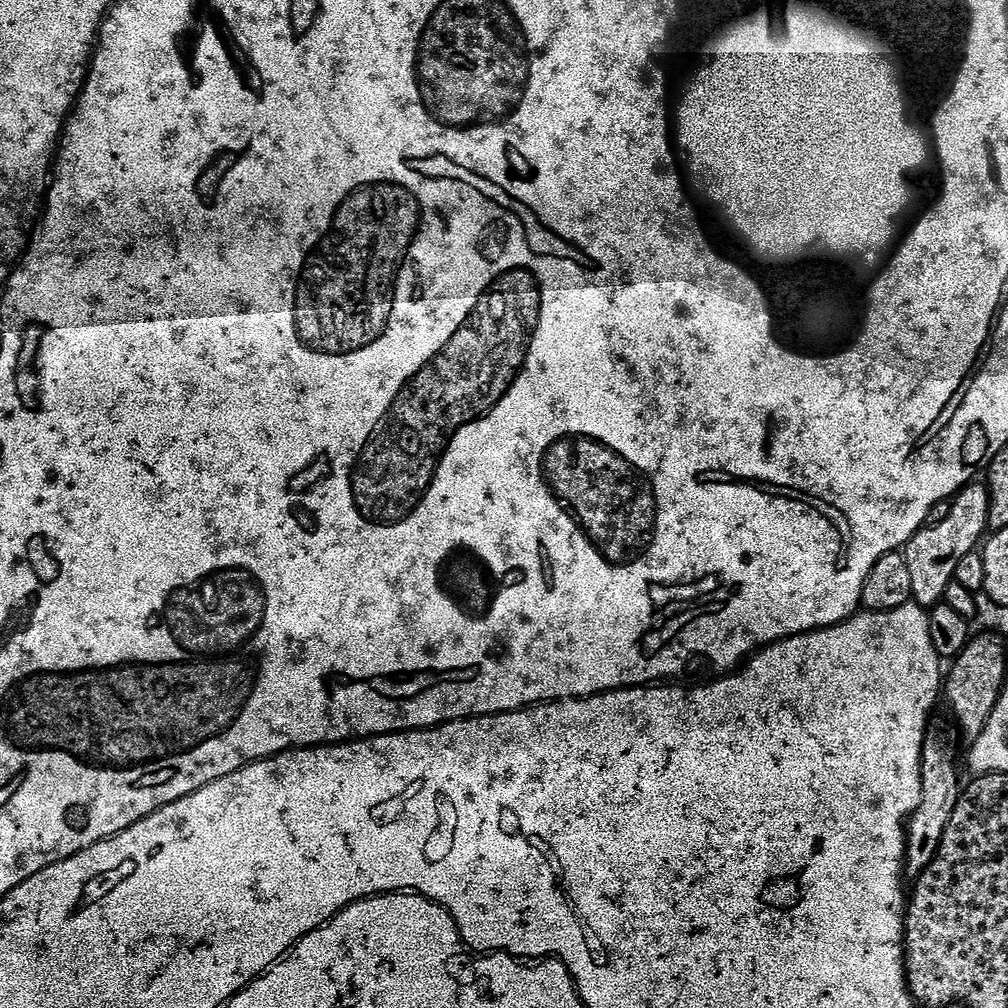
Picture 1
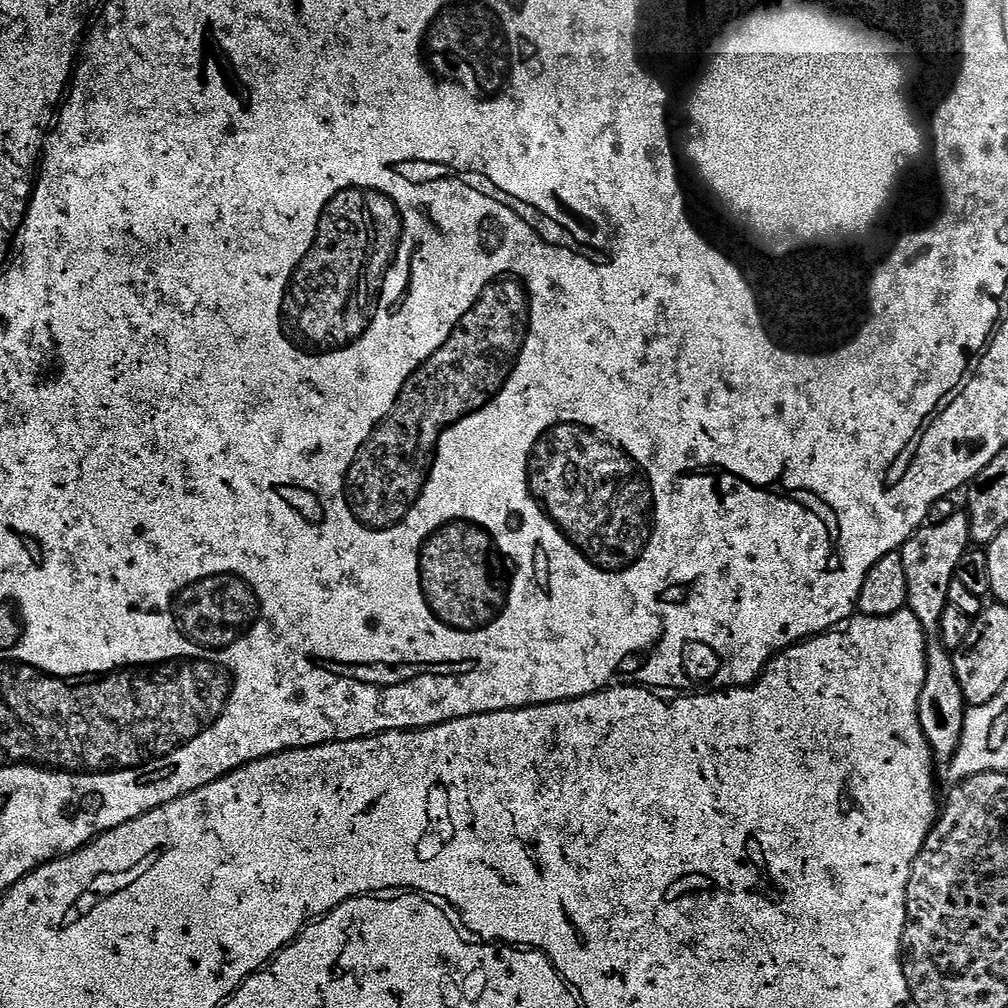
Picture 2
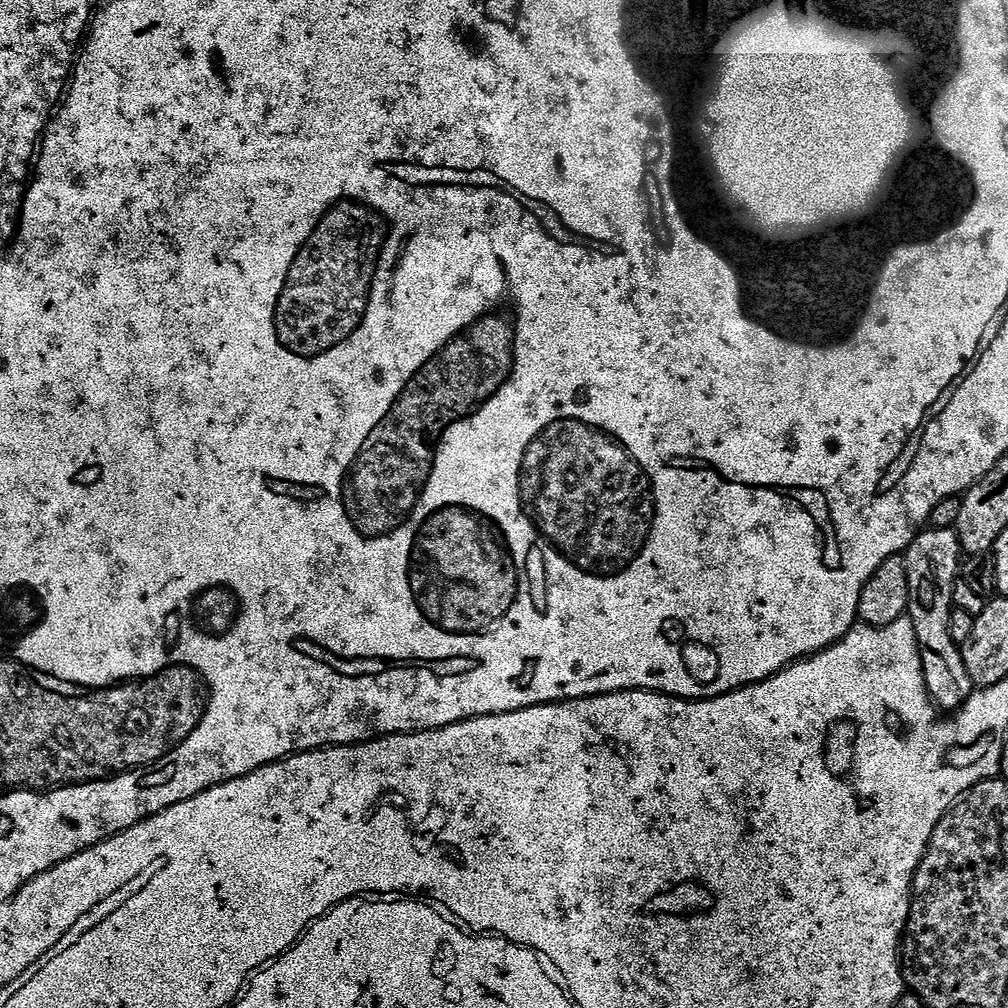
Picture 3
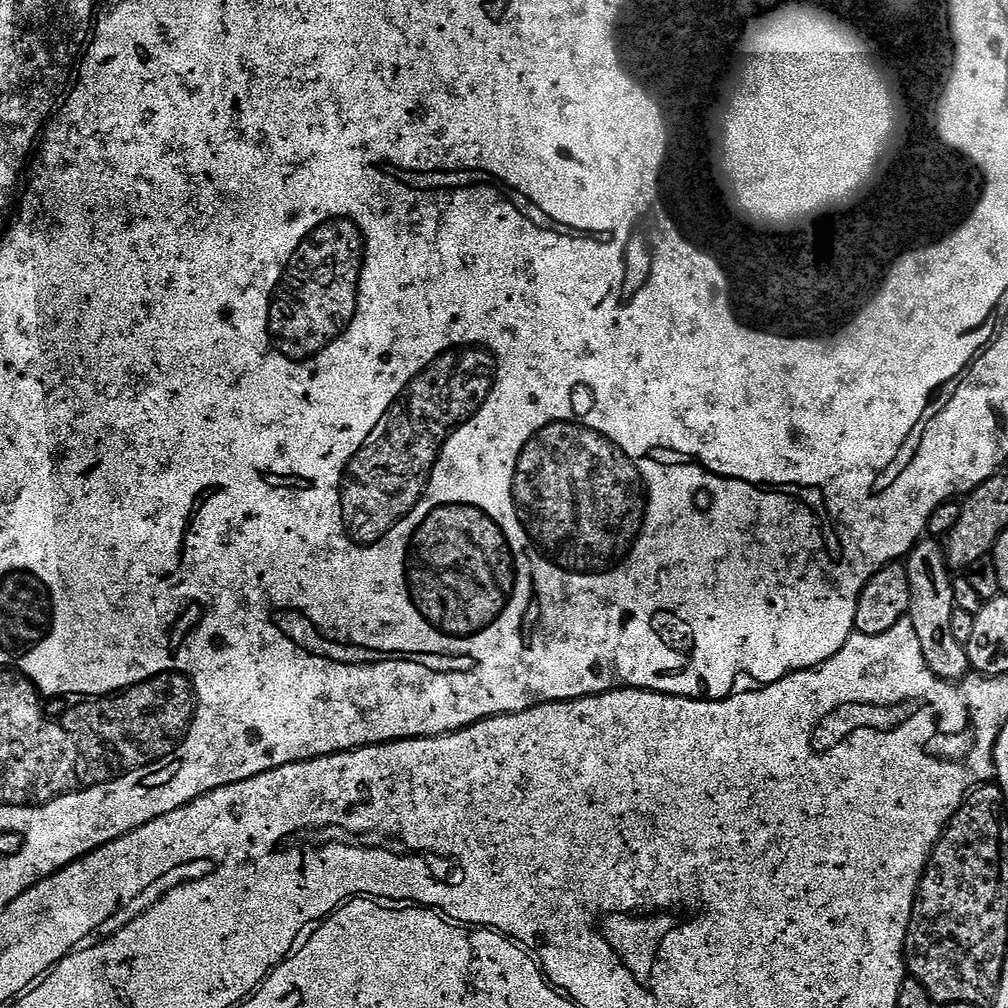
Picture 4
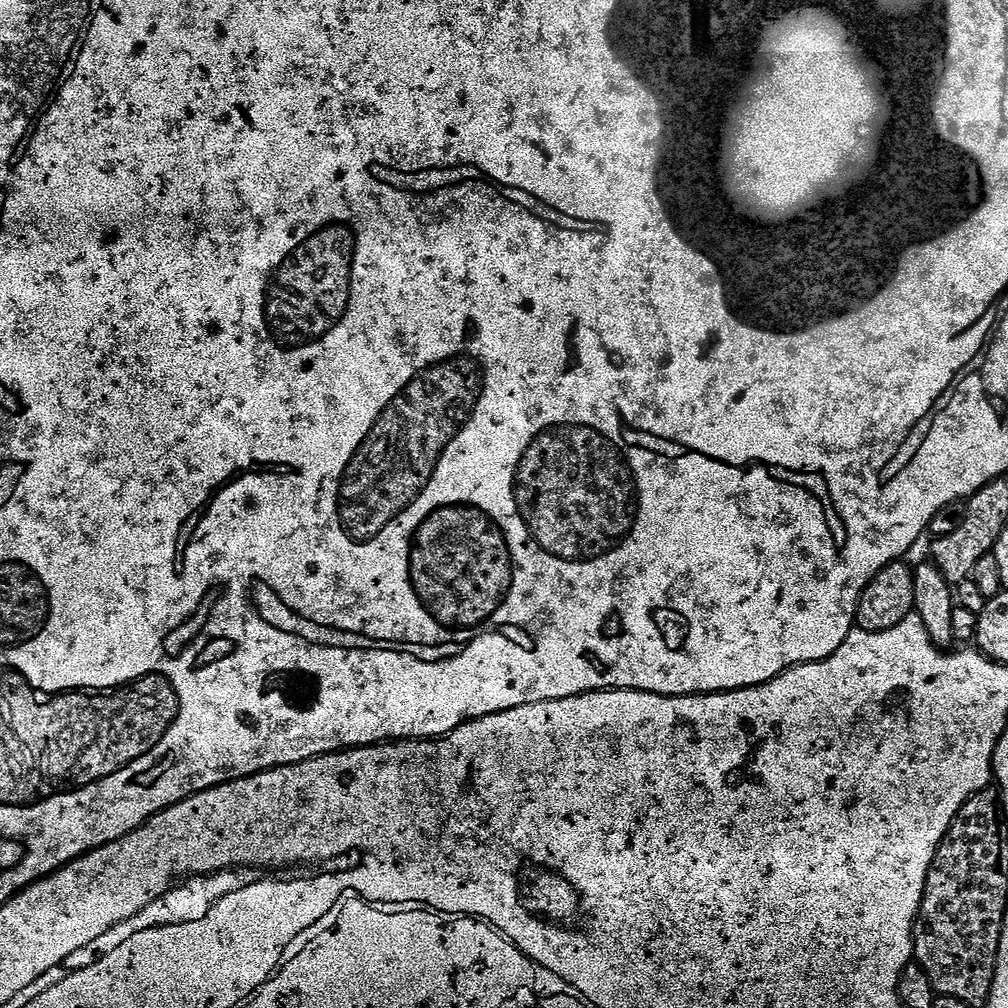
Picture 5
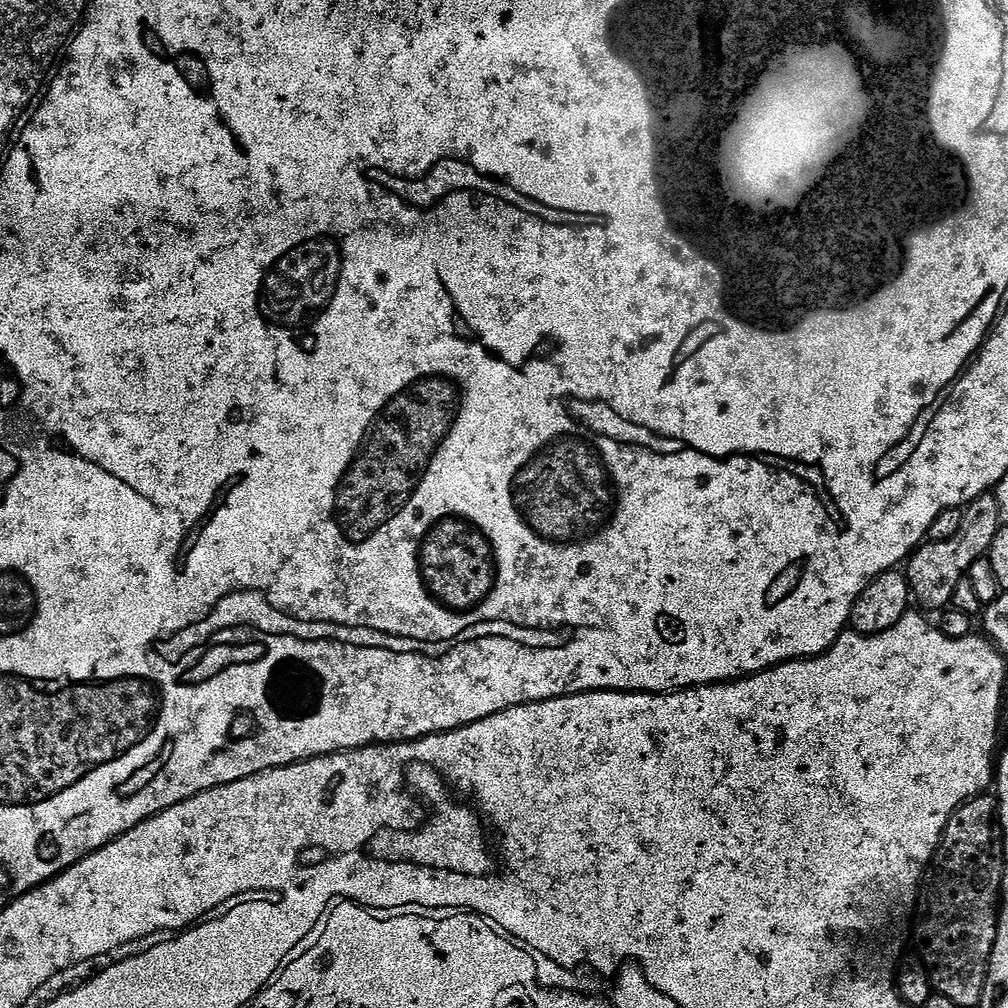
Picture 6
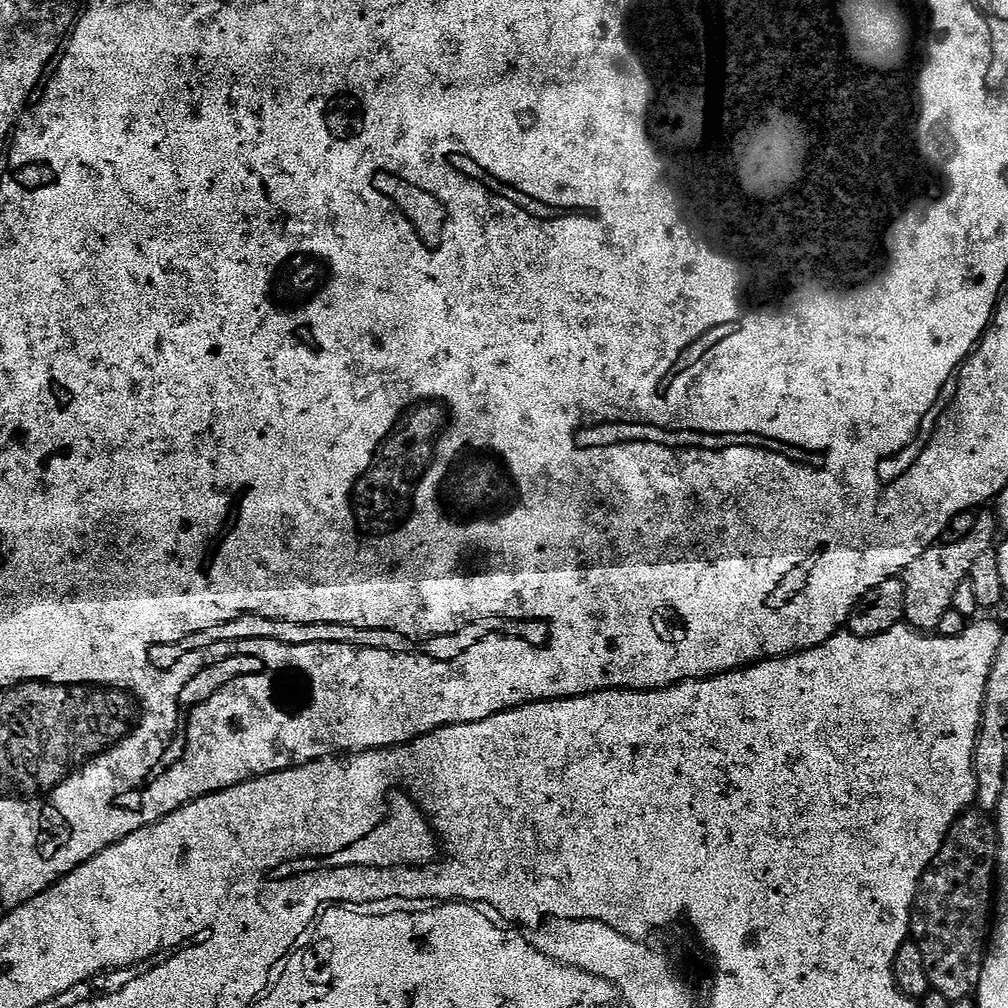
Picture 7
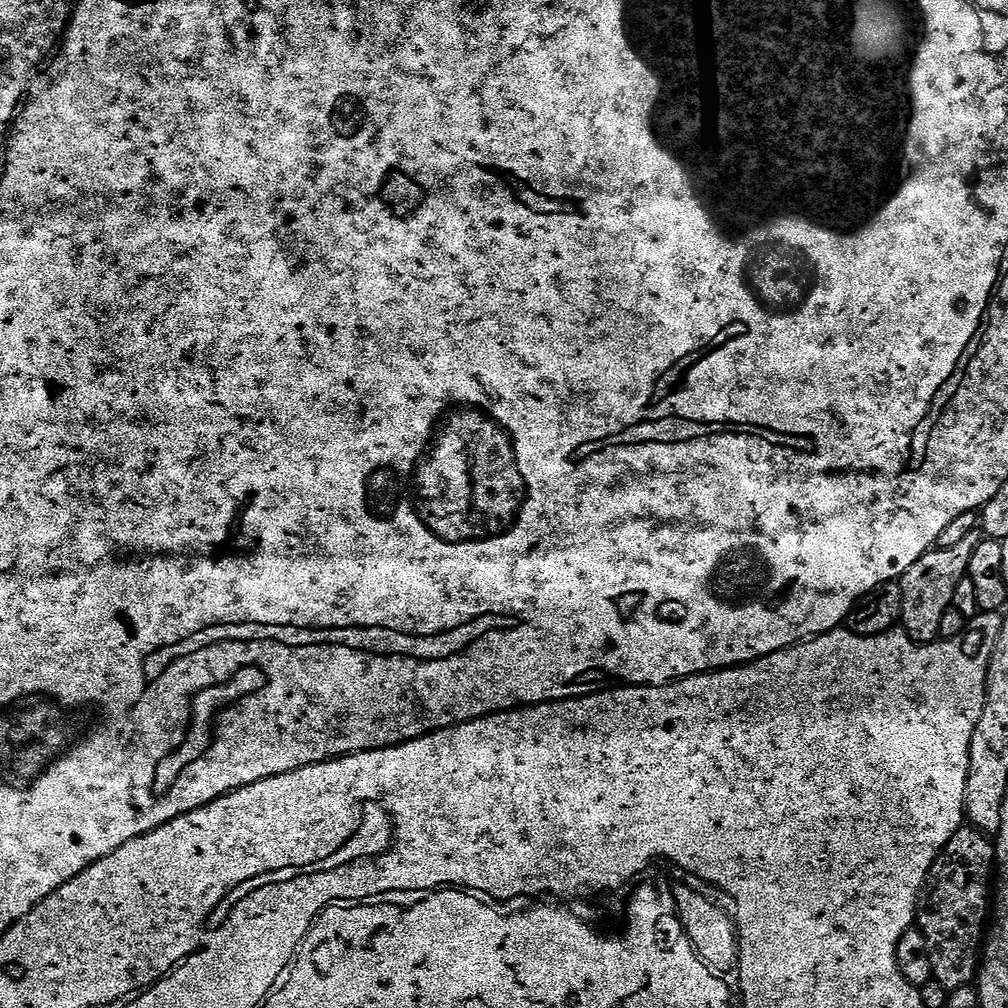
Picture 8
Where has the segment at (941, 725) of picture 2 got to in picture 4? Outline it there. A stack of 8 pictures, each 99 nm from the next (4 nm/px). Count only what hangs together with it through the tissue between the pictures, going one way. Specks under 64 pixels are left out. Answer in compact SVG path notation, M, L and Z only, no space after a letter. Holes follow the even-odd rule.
M936 538L921 539L908 553L906 567L910 578L910 610L907 619L914 622L914 631L918 633L926 666L930 666L930 670L934 670L934 674L943 680L963 680L970 672L968 649L953 635L951 619L957 608L952 589L954 572L948 566L943 543Z

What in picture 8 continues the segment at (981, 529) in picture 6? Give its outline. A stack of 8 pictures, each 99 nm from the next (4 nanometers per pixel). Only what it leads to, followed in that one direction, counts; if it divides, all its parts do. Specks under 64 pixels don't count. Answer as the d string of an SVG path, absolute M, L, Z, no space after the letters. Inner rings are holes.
M969 538L958 542L953 548L937 547L928 552L906 574L900 577L898 583L902 590L902 621L903 631L917 644L931 644L940 636L942 618L953 607L952 599L956 596L956 587L968 575L968 563L972 552L977 546L975 539Z

